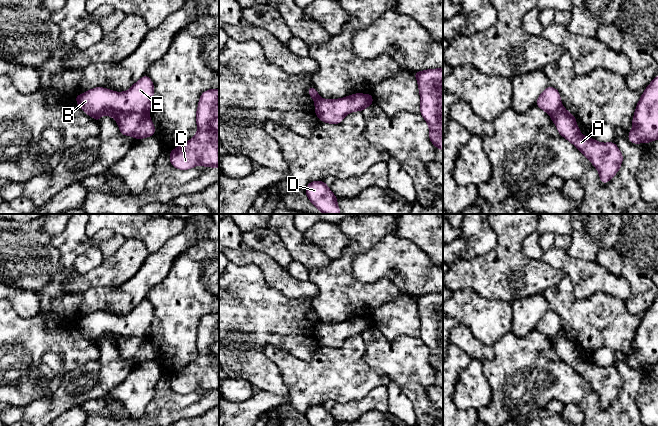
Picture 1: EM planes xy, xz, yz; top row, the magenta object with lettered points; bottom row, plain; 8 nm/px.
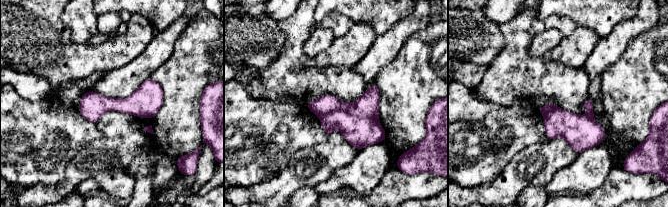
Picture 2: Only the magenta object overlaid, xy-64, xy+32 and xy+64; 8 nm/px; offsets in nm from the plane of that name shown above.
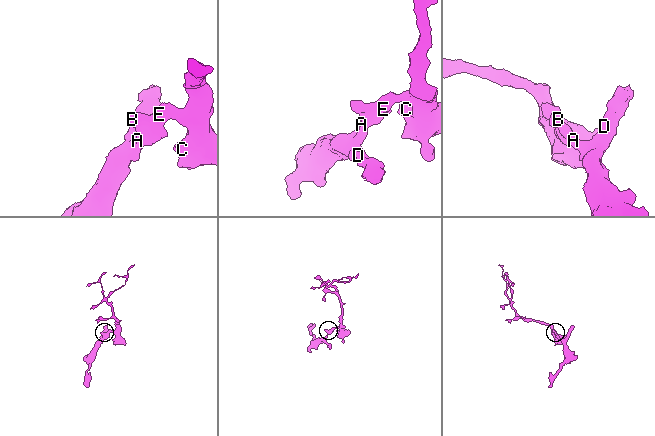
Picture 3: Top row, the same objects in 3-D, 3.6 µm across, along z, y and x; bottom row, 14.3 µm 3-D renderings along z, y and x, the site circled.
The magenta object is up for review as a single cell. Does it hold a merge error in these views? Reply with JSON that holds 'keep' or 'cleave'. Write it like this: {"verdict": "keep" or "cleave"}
{"verdict": "cleave"}

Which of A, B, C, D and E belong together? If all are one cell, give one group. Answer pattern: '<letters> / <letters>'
A D / B C E

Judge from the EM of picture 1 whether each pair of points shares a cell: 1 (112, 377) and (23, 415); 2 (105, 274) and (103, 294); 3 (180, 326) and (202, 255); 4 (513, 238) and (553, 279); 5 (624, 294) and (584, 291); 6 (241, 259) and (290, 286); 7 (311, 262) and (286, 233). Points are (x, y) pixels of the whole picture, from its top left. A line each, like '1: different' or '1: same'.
1: same
2: different
3: same
4: same
5: same
6: same
7: same

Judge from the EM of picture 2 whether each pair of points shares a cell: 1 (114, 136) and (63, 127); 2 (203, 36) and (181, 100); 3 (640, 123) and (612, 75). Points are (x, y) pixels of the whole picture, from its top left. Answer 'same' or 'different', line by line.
1: different
2: same
3: same

